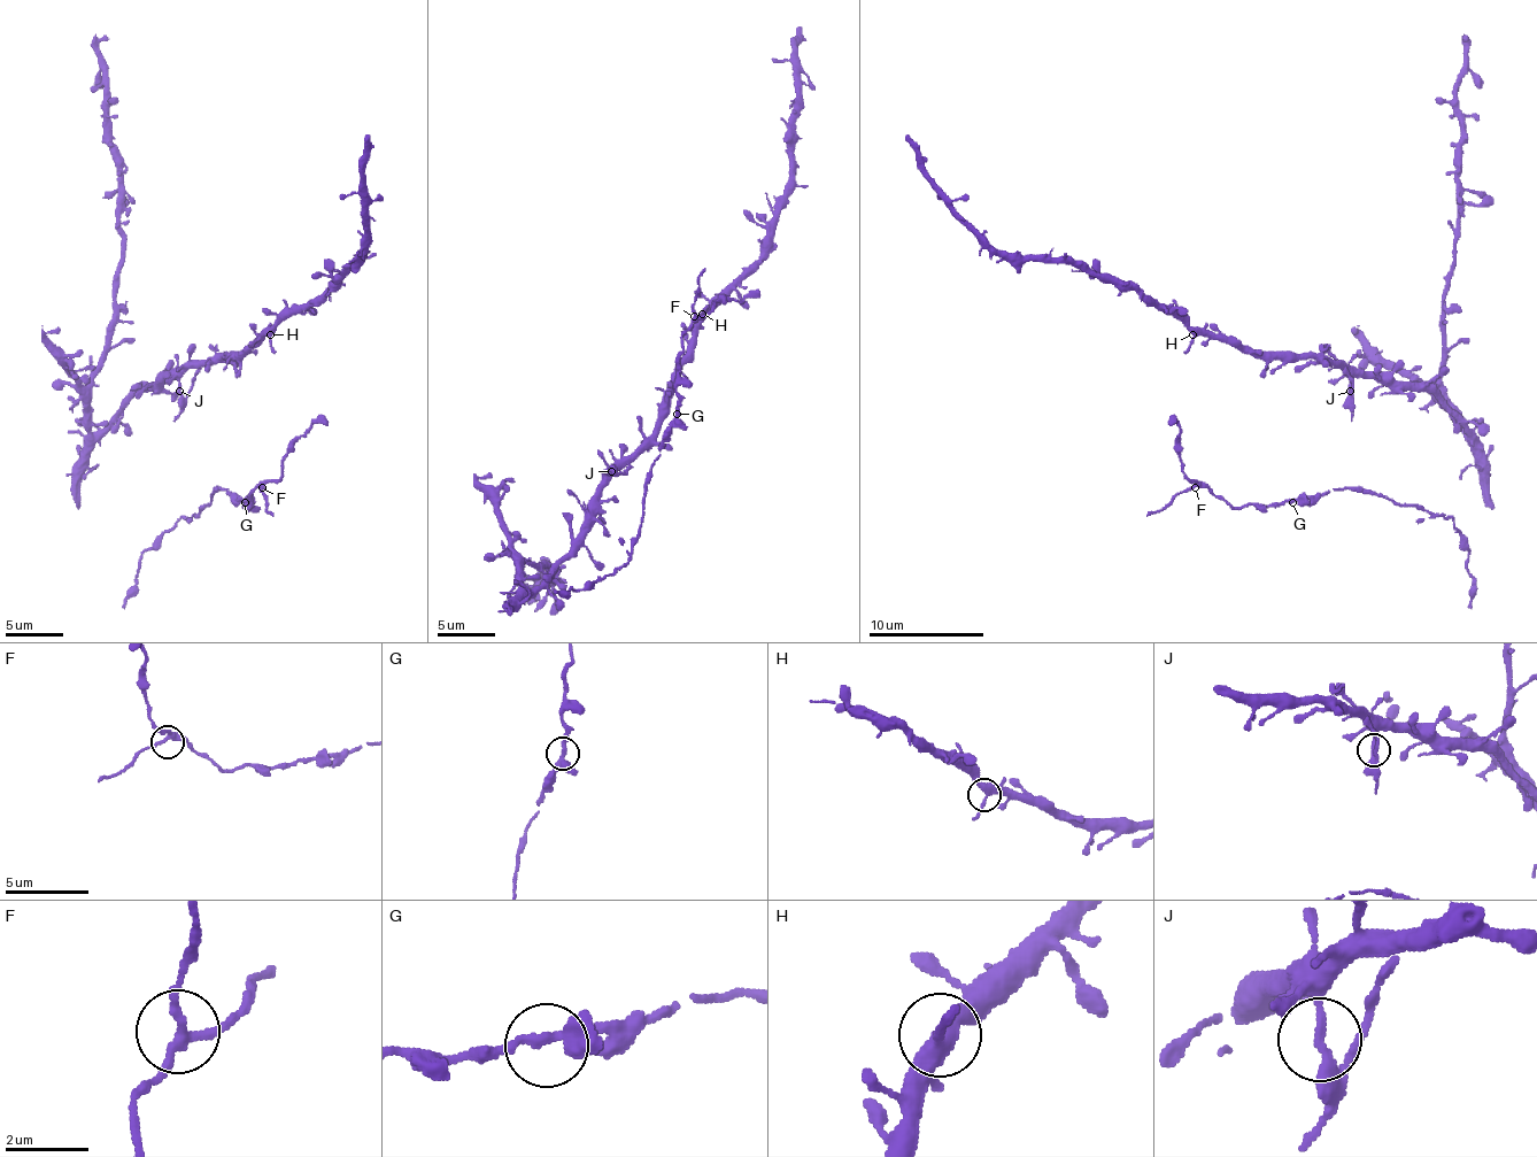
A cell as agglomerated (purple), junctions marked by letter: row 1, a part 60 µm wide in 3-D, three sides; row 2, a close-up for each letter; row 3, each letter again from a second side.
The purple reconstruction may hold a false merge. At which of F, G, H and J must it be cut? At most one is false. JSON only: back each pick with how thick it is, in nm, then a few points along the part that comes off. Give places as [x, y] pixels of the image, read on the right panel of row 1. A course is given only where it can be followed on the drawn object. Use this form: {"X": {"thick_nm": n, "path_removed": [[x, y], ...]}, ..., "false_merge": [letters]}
{"J": {"thick_nm": 200, "path_removed": [[1351, 390], [1353, 378], [1345, 367]]}, "false_merge": ["J"]}

